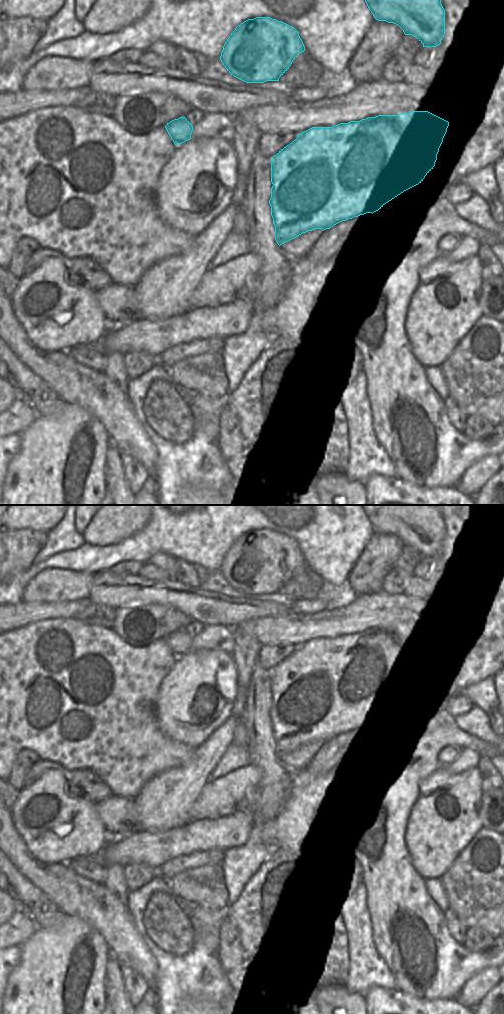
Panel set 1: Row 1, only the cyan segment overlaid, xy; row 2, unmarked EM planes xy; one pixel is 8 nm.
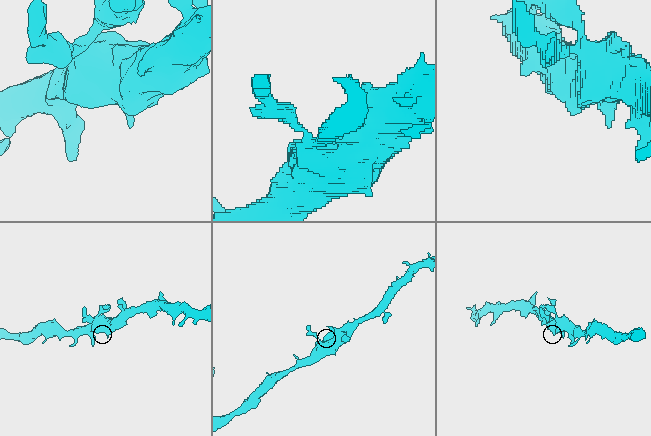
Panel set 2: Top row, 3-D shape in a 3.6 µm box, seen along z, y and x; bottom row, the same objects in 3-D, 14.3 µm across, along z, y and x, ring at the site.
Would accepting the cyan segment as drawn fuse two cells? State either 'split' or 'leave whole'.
leave whole

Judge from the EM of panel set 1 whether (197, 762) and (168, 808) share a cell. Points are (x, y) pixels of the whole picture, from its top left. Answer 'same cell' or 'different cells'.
same cell

